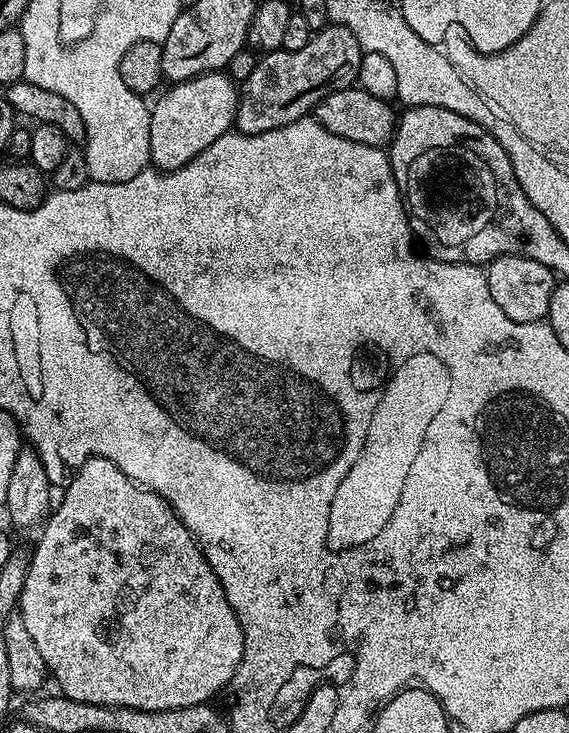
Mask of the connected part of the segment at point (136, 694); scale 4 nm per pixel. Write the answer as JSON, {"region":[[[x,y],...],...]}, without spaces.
{"region":[[[91,456],[81,468],[75,469],[64,490],[64,497],[61,500],[59,497],[54,511],[43,525],[44,533],[41,534],[36,549],[31,549],[26,582],[22,586],[18,605],[18,615],[22,622],[26,622],[26,630],[30,633],[30,638],[34,638],[34,646],[38,646],[42,662],[46,662],[49,677],[53,681],[56,679],[56,684],[60,687],[57,689],[74,702],[90,702],[94,706],[118,706],[147,712],[209,703],[215,692],[220,692],[223,688],[225,691],[231,685],[232,675],[236,673],[244,653],[244,635],[230,602],[226,602],[226,594],[214,570],[201,554],[190,530],[186,530],[183,522],[176,517],[175,510],[165,504],[158,493],[138,486],[117,464],[101,456]]]}

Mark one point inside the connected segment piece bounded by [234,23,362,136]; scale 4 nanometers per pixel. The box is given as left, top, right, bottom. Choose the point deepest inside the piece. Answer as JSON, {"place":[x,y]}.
{"place":[286,86]}

